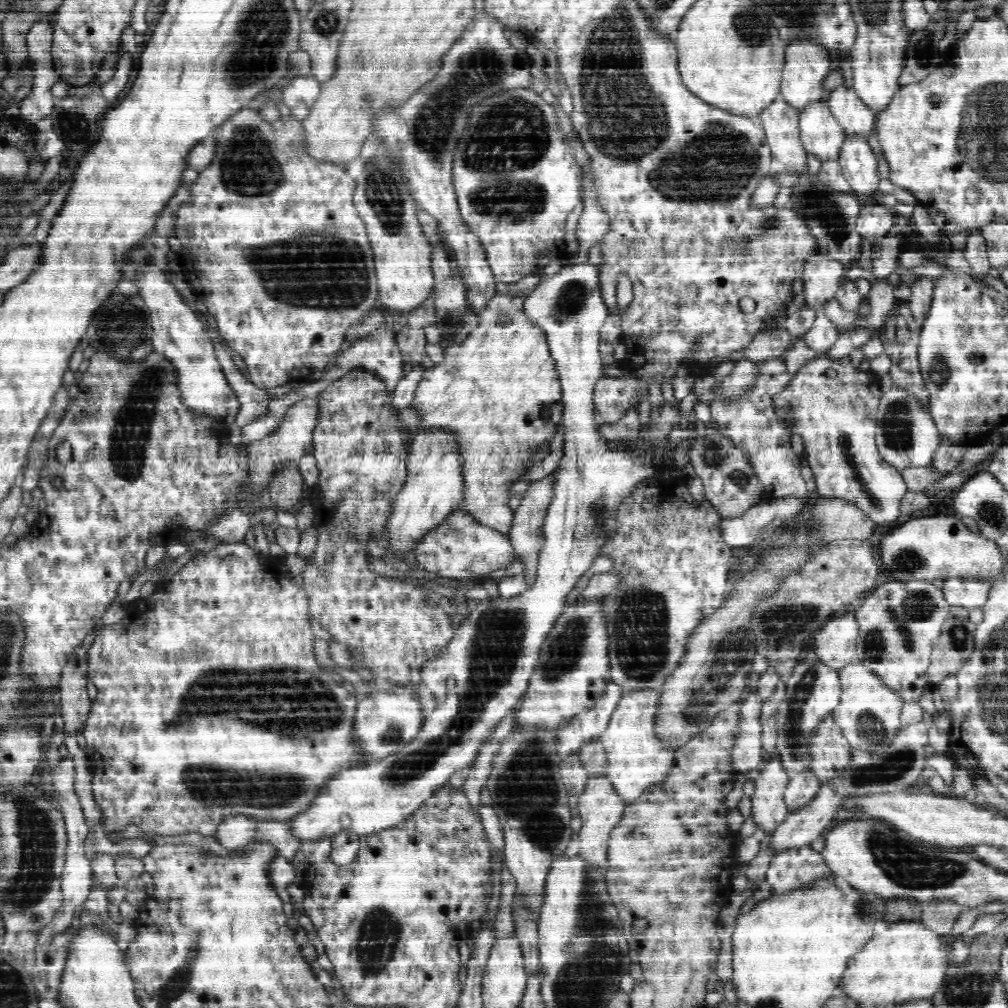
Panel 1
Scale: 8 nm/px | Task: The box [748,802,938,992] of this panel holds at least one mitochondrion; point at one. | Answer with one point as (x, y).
(864, 911)

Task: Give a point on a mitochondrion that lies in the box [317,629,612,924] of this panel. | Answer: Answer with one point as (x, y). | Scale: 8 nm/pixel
(526, 792)

